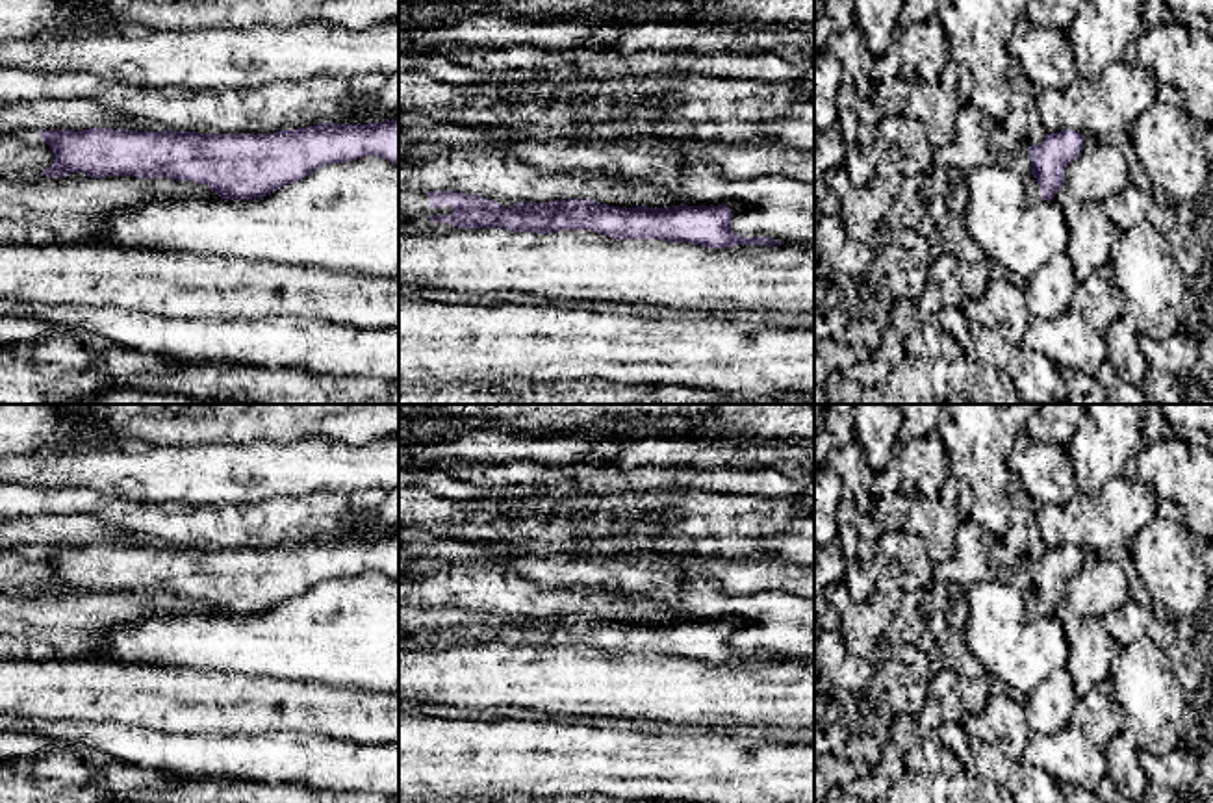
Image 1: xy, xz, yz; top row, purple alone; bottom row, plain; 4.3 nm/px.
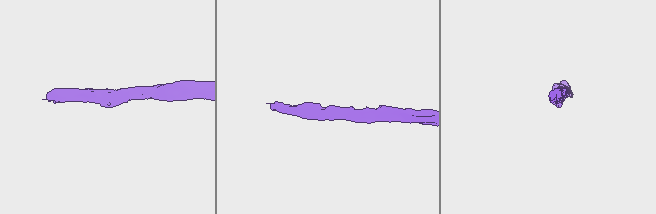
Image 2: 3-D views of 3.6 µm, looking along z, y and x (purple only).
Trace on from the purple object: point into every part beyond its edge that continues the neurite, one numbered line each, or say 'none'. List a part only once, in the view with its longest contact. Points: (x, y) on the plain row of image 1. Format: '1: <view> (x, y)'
1: xz (412, 620)
2: yz (1032, 603)

